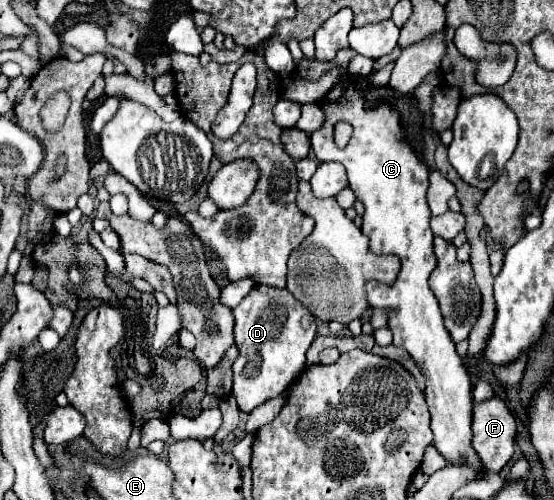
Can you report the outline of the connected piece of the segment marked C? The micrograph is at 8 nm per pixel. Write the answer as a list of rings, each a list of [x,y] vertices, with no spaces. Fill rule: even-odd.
[[[342,48],[338,50],[336,58],[330,62],[318,62],[316,58],[302,58],[292,72],[292,78],[296,80],[310,80],[316,82],[320,80],[324,74],[328,74],[334,68],[342,68],[344,72],[340,74],[340,78],[336,80],[336,84],[324,94],[320,108],[326,116],[324,124],[314,130],[310,134],[310,144],[312,150],[316,154],[316,158],[320,162],[340,162],[344,164],[346,172],[348,172],[348,182],[350,188],[354,190],[356,198],[364,204],[366,212],[364,212],[364,222],[362,222],[362,232],[370,238],[370,252],[372,254],[396,254],[402,260],[402,270],[398,274],[398,280],[392,286],[386,286],[382,282],[370,280],[366,282],[366,302],[370,308],[388,308],[388,328],[394,334],[394,344],[404,348],[406,352],[410,352],[410,356],[414,358],[414,362],[418,364],[420,372],[426,378],[426,402],[430,408],[430,416],[432,416],[432,432],[434,432],[434,448],[444,456],[446,462],[450,464],[468,464],[472,466],[478,474],[484,472],[484,464],[480,462],[478,454],[474,452],[470,438],[472,438],[472,410],[474,410],[474,398],[472,398],[472,378],[468,376],[468,370],[462,362],[462,358],[456,354],[454,342],[450,340],[448,330],[444,328],[442,322],[442,314],[438,308],[438,300],[434,298],[430,286],[428,286],[428,276],[430,272],[436,268],[436,256],[434,256],[434,234],[430,230],[430,208],[426,202],[426,190],[428,190],[428,176],[430,170],[428,166],[420,160],[420,156],[416,154],[416,150],[412,148],[412,144],[406,138],[406,130],[402,126],[402,114],[392,106],[392,104],[378,104],[376,108],[366,108],[366,98],[364,92],[350,80],[348,74],[348,64],[350,60],[356,56],[356,52],[352,48]],[[338,122],[346,122],[352,126],[352,138],[344,148],[338,148],[332,140],[332,132],[334,126]]]

